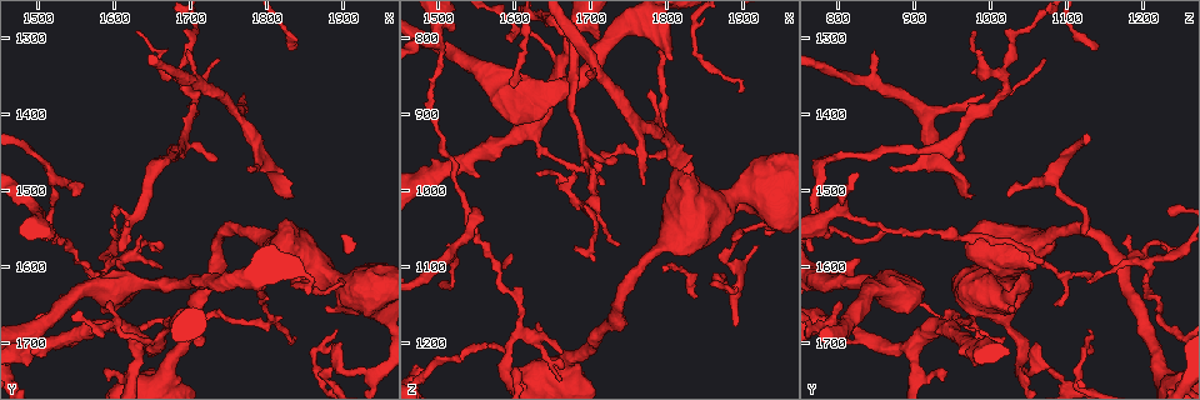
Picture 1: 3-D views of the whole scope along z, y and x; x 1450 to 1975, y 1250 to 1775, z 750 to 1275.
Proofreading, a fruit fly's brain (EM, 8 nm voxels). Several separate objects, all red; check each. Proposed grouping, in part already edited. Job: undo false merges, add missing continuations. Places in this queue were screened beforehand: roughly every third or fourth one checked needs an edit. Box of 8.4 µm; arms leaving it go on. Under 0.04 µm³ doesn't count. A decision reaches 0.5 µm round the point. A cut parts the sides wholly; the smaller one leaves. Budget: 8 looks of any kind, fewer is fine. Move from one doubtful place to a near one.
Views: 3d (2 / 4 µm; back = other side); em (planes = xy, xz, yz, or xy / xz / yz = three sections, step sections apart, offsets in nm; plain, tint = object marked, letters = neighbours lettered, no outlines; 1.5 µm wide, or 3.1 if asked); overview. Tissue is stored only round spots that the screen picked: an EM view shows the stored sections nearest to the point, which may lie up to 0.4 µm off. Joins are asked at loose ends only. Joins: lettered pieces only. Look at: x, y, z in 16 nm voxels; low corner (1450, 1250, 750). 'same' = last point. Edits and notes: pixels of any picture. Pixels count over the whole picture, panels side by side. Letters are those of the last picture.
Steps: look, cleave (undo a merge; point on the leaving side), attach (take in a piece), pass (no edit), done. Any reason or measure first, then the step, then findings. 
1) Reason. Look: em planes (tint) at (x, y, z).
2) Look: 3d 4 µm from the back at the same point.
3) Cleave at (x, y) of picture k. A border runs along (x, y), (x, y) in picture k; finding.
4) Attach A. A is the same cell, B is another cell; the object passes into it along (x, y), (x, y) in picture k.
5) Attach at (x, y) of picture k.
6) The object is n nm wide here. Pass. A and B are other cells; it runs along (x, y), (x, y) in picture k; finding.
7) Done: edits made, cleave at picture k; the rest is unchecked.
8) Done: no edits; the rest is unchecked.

Calibre changes. Look: em planes (letters) at (1945, 1740, 1045).

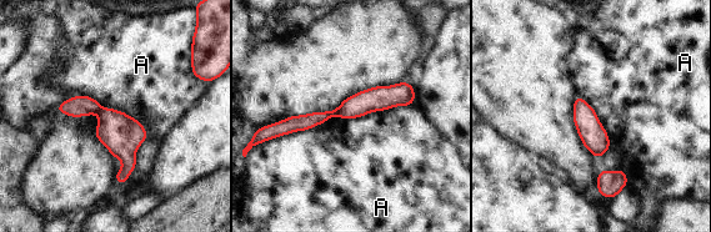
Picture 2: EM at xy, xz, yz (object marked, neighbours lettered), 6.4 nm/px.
Cleave at (76, 106) of picture 2. A is another cell; a border runs along (101, 107), (96, 112) in picture 2; a second cell is stuck on.

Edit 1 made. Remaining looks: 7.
Look: em planes (letters) at (1770, 1370, 990).

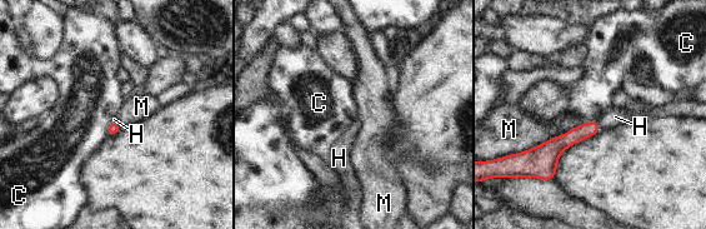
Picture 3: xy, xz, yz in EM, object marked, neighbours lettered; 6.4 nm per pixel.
Attach H. H is the same cell, C and M are other cells; the object passes into it along (576, 134), (597, 127), (615, 117) in picture 3; the cell continues.

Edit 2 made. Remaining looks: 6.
Redraw. Look: overview.

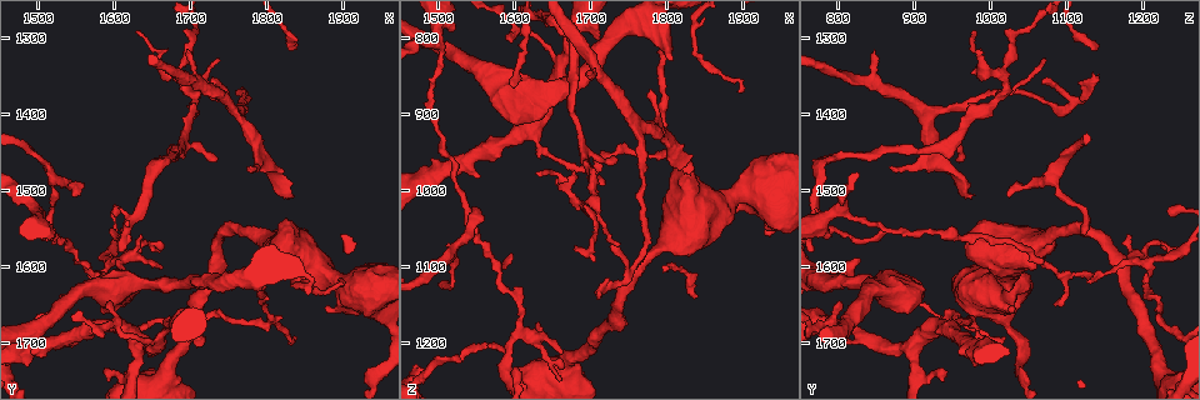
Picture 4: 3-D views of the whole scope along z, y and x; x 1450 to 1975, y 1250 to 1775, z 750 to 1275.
Thin end. Look: em planes (letters) at (1665, 1600, 1215).

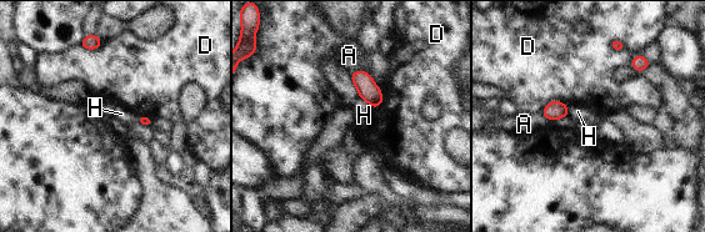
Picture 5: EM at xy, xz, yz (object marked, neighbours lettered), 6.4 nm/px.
Pass. A, D and H are other cells; a border runs along (566, 104), (551, 100), (540, 111) in picture 5; none of them fits.

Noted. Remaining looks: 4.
Done: edits made, cleave at picture 2, attach at picture 3; the rest is unchecked.

